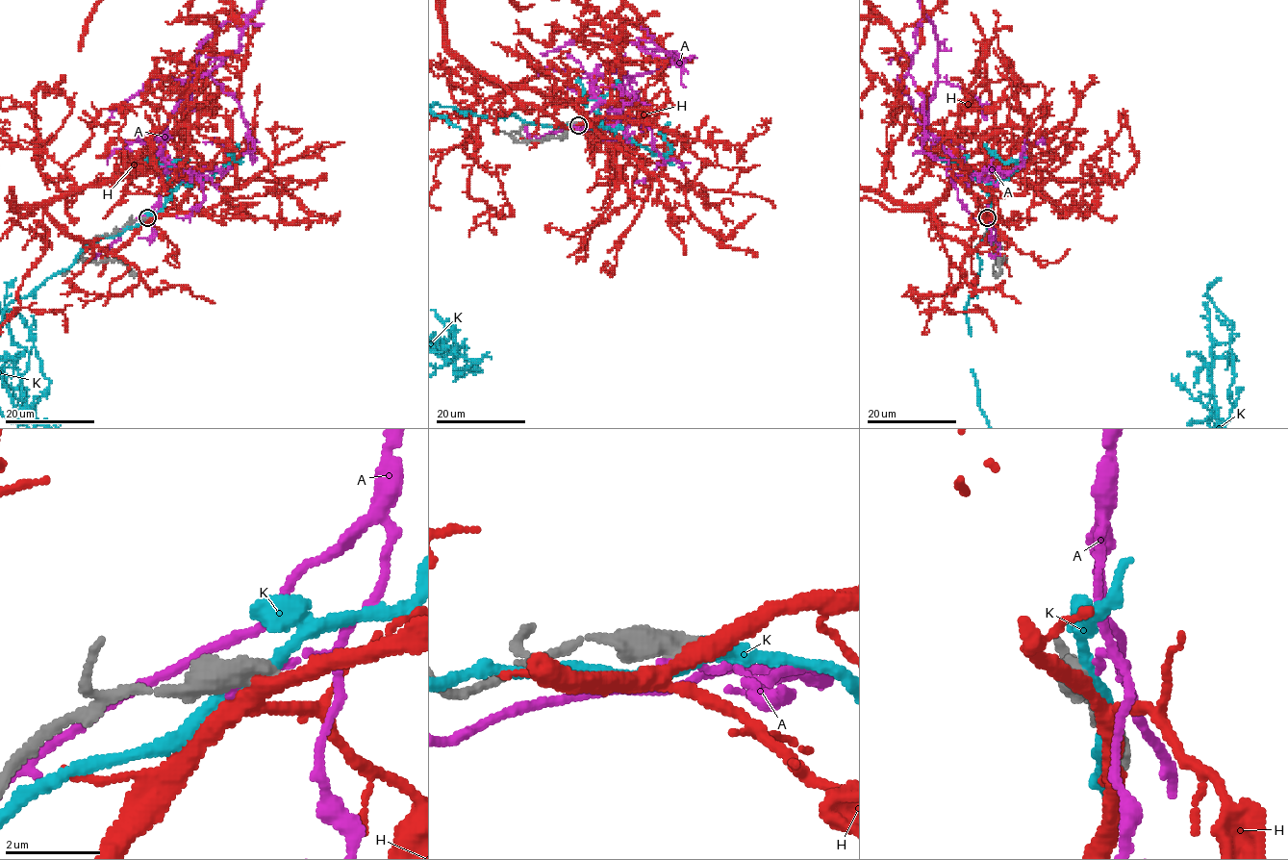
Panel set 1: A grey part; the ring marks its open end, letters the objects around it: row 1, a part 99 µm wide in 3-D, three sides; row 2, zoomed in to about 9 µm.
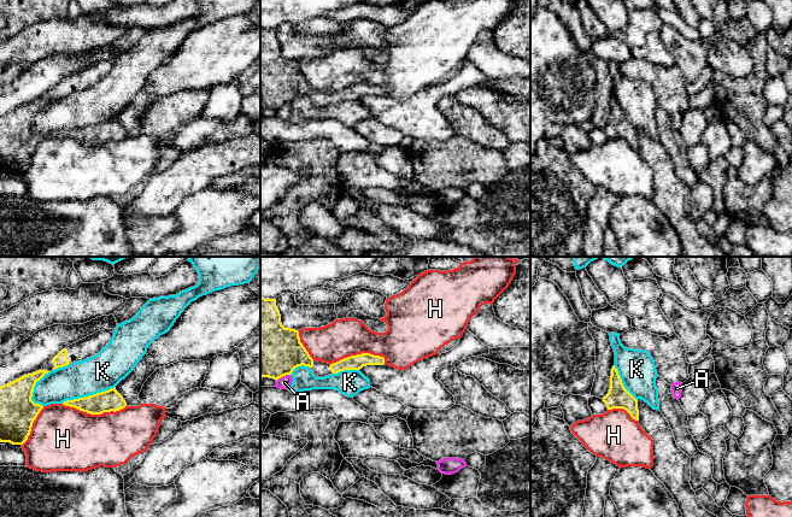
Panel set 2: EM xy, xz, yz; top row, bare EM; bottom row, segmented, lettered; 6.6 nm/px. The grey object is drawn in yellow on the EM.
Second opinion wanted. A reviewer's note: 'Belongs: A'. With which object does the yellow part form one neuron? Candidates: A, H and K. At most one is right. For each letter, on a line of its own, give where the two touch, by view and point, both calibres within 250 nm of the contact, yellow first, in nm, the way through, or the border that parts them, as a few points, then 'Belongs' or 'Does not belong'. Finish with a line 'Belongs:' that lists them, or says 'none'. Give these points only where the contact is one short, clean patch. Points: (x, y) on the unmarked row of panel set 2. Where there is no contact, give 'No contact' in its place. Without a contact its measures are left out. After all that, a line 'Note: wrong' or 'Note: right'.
A: Touches yellow at xz (283, 105). Thickness 400 nm (yellow) against 90 nm. Boundary: xz (291, 104), (286, 104), (276, 111). Does not belong
H: Touches yellow at xy (94, 144). Thickness 140 nm (yellow) against 420 nm. Does not belong
K: Touches yellow at xy (89, 125). Thickness 140 nm (yellow) against 260 nm. Does not belong
Belongs: none
Note: wrong

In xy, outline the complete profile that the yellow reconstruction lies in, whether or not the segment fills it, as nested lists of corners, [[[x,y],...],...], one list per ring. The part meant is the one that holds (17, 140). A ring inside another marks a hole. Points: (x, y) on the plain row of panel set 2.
[[[115,59],[96,61],[61,80],[41,100],[0,116],[0,172],[23,175],[42,135],[31,130],[34,117],[46,104],[98,84],[112,69]]]

